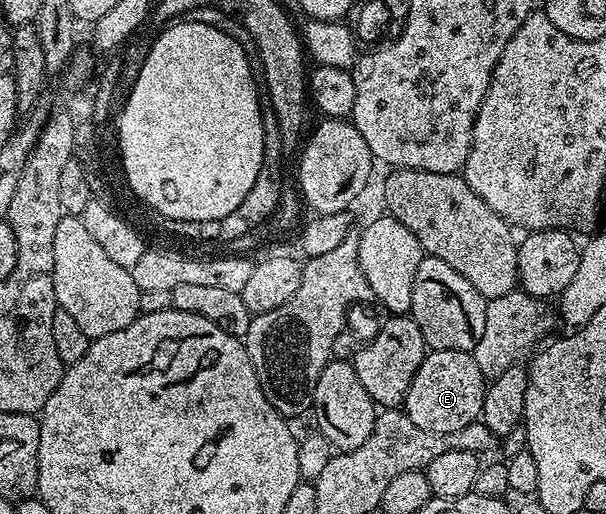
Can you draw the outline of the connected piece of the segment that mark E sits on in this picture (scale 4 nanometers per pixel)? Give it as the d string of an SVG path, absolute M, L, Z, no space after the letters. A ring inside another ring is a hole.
M459 350L426 351L423 362L405 395L403 411L419 430L454 432L480 417L487 379L480 372L472 352Z

